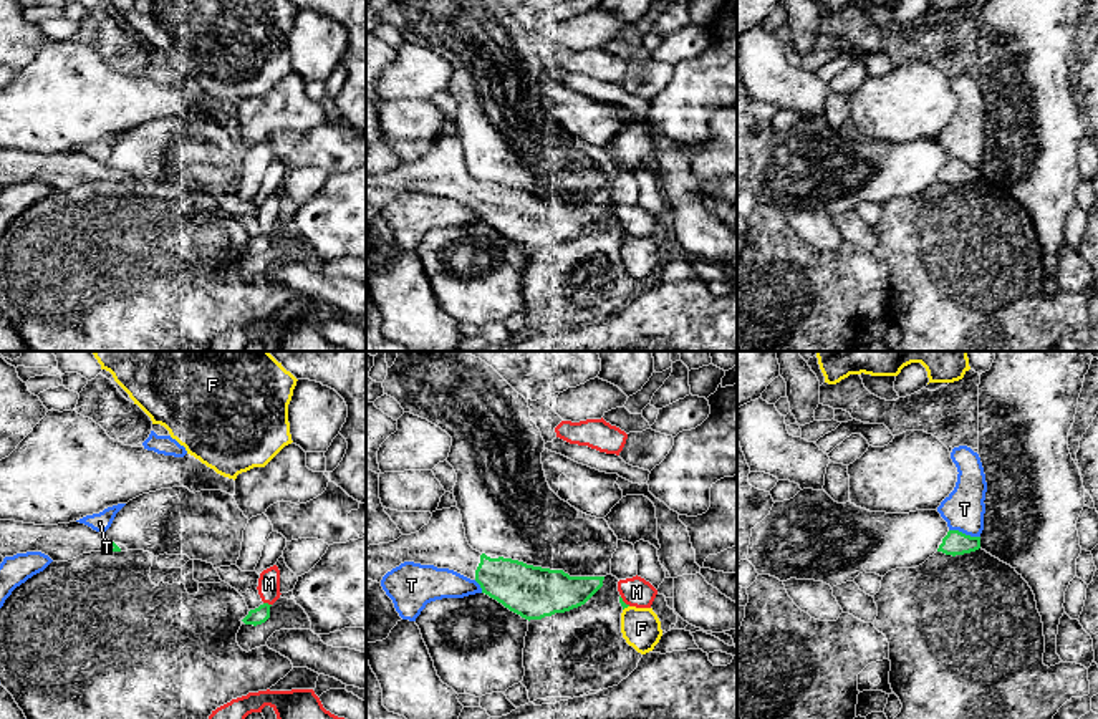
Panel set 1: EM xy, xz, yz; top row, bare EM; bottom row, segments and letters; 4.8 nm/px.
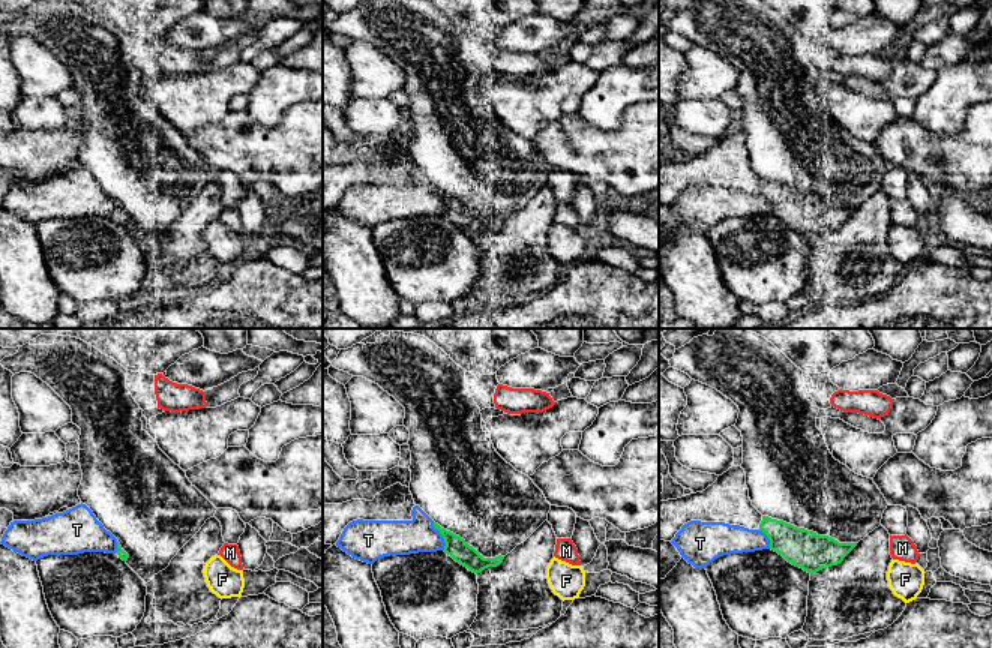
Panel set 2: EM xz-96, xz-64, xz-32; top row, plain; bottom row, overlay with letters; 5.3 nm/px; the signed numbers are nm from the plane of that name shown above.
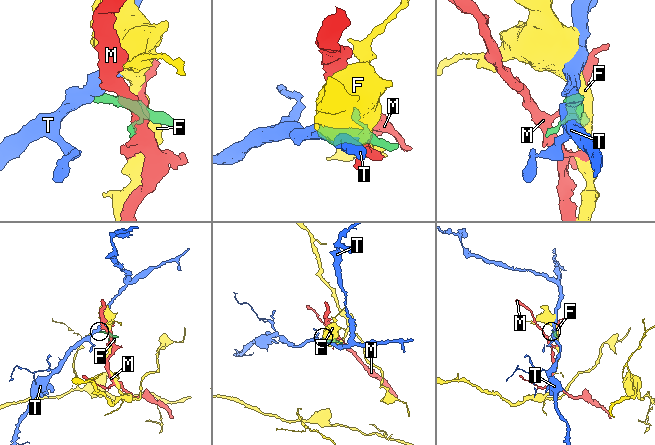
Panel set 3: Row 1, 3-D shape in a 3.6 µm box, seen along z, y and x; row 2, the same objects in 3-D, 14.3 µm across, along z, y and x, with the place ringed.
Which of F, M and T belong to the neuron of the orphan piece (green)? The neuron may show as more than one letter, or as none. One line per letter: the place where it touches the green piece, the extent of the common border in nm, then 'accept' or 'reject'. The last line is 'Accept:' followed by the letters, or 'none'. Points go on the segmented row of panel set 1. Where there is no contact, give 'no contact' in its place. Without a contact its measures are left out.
F: meets green in xz at (625, 607); contact 40 nm long; reject
M: meets green in xy at (267, 603); contact 40 nm long; reject
T: meets green in yz at (964, 534); contact 160 nm long; reject
Accept: none

